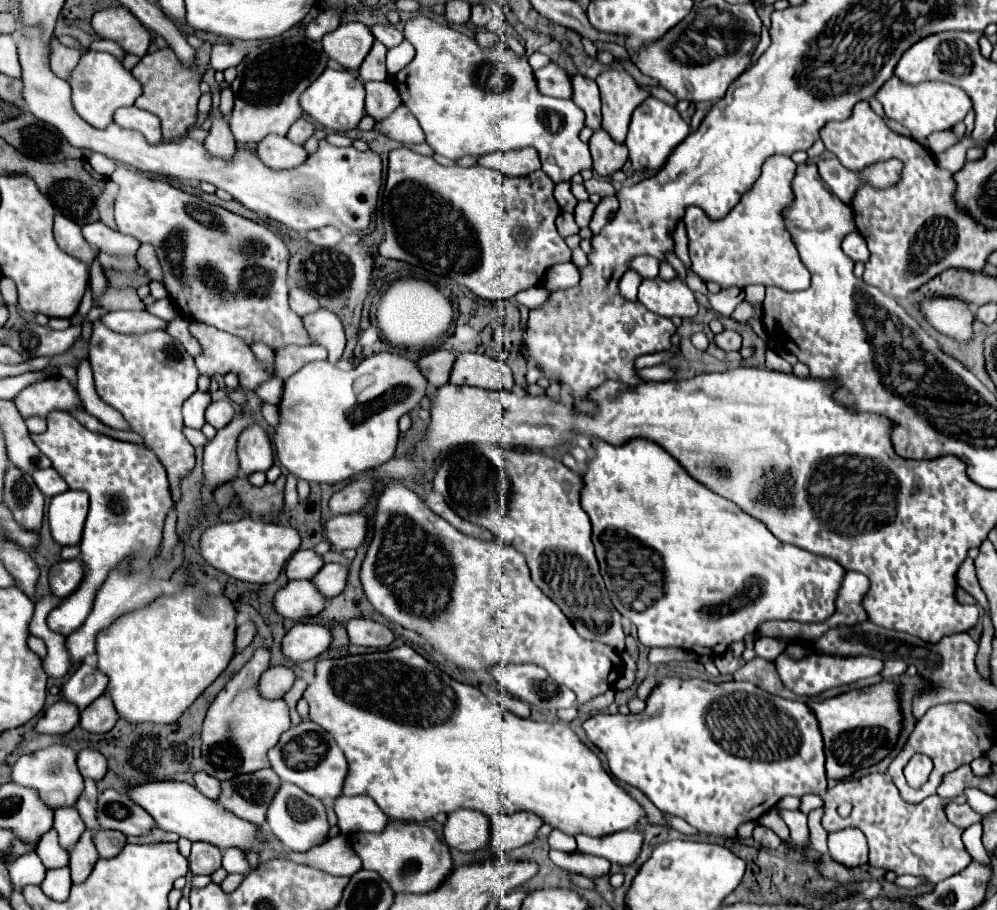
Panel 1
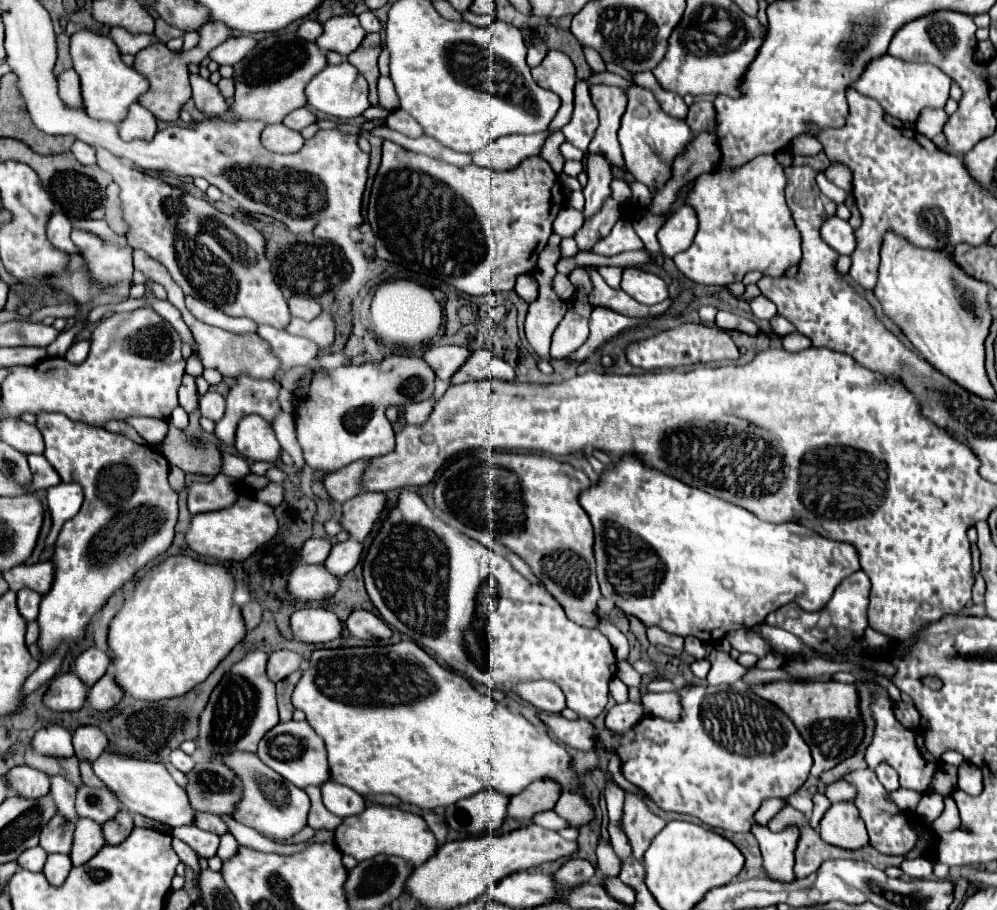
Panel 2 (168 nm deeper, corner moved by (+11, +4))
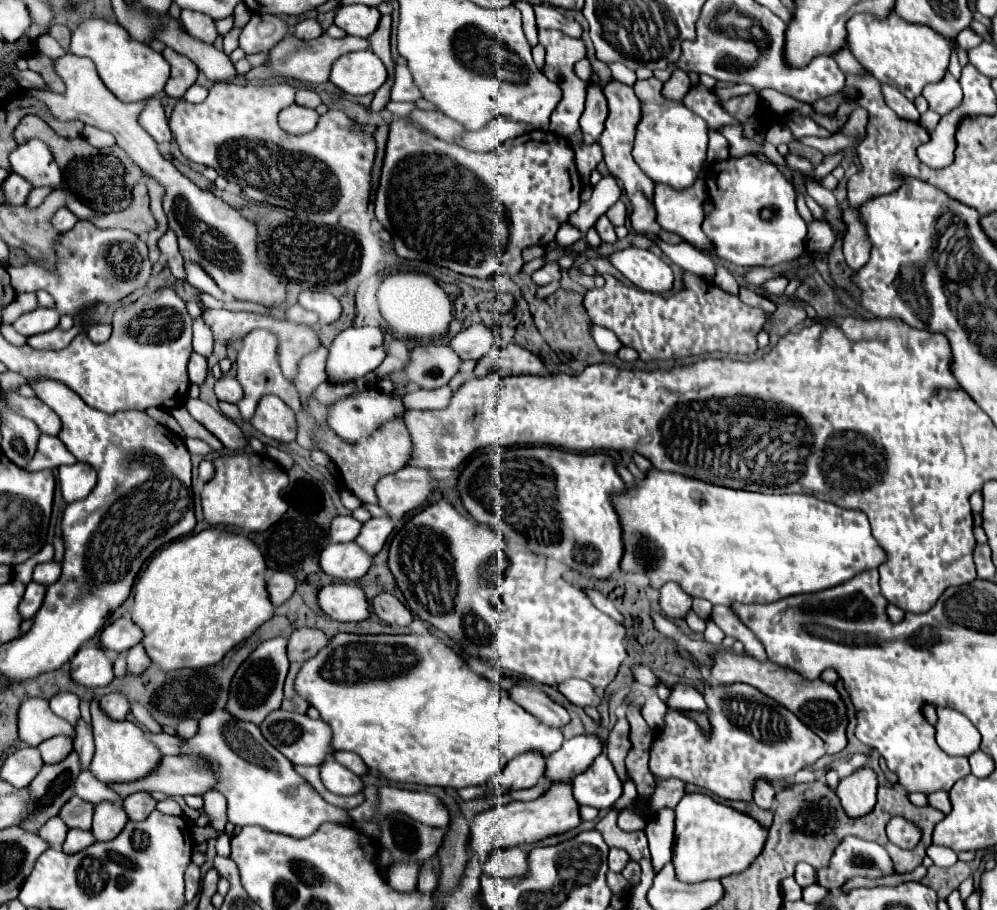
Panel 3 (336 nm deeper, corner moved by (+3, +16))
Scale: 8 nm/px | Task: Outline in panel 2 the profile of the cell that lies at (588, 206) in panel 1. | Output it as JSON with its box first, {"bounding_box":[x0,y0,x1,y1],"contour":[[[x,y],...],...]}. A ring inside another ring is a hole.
{"bounding_box":[554,204,584,238],"contour":[[[570,204],[564,206],[564,210],[558,214],[558,218],[554,220],[554,232],[560,234],[562,238],[566,236],[574,236],[574,232],[584,224],[584,214],[582,210],[572,208]]]}

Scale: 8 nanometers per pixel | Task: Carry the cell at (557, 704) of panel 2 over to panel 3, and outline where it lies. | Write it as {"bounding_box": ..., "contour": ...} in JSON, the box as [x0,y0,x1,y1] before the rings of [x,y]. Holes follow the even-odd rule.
{"bounding_box":[558,680,602,708],"contour":[[[566,680],[558,686],[558,690],[576,706],[584,708],[584,706],[600,706],[602,696],[596,694],[596,690],[592,688],[592,684],[588,684],[586,680]]]}

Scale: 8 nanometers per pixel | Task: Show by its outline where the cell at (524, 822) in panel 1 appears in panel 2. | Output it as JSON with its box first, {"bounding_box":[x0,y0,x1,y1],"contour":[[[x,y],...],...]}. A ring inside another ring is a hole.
{"bounding_box":[506,780,560,822],"contour":[[[540,780],[532,786],[528,786],[520,796],[512,796],[508,802],[508,814],[506,818],[512,818],[516,822],[530,822],[538,812],[552,810],[556,800],[560,798],[560,788],[554,782]]]}

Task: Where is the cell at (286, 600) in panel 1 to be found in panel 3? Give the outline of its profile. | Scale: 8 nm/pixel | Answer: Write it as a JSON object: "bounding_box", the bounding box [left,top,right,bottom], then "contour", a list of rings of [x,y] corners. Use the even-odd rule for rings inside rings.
{"bounding_box":[320,542,372,580],"contour":[[[356,542],[330,544],[320,554],[320,566],[326,574],[338,580],[358,580],[372,566],[372,554],[360,548]]]}

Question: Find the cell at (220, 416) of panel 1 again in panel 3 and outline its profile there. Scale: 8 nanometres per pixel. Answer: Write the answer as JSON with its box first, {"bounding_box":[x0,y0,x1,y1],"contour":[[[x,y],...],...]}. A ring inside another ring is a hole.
{"bounding_box":[214,378,244,402],"contour":[[[220,378],[214,390],[216,390],[216,396],[226,402],[238,402],[244,396],[244,390],[236,378]]]}

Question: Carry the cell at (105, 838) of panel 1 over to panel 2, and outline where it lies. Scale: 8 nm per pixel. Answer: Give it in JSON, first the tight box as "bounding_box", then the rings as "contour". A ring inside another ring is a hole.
{"bounding_box":[102,810,134,846],"contour":[[[122,810],[114,820],[108,820],[106,824],[102,824],[104,840],[110,846],[120,844],[124,838],[130,836],[132,830],[134,830],[134,826],[132,826],[132,814],[126,812],[126,810]]]}

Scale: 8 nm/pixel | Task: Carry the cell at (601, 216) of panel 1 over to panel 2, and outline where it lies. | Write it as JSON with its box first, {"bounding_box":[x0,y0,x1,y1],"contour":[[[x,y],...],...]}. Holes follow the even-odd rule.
{"bounding_box":[574,198,620,250],"contour":[[[606,198],[602,208],[592,216],[592,220],[586,220],[582,228],[574,234],[574,240],[578,242],[580,250],[588,250],[592,244],[598,240],[606,238],[614,224],[618,222],[620,212],[618,212],[618,202],[614,198]]]}

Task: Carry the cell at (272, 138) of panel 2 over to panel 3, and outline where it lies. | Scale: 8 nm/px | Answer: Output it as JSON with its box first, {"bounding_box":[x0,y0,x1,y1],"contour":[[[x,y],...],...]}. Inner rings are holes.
{"bounding_box":[278,104,318,134],"contour":[[[292,104],[280,112],[278,122],[288,134],[304,134],[316,126],[318,112],[312,108]]]}

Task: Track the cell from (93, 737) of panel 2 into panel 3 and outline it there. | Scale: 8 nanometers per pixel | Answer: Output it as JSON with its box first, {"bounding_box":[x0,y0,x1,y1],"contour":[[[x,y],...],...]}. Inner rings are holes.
{"bounding_box":[100,692,130,720],"contour":[[[110,692],[110,694],[102,696],[100,706],[104,708],[104,712],[108,712],[108,716],[112,716],[116,720],[124,720],[130,710],[130,702],[122,692]]]}

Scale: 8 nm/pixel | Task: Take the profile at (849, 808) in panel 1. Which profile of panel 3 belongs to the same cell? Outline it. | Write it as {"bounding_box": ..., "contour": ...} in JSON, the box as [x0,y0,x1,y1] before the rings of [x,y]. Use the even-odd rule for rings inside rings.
{"bounding_box":[886,816,920,848],"contour":[[[894,816],[888,822],[886,834],[888,834],[890,842],[894,842],[900,848],[914,848],[920,840],[920,830],[916,826],[912,826],[912,822],[902,820],[902,816]]]}

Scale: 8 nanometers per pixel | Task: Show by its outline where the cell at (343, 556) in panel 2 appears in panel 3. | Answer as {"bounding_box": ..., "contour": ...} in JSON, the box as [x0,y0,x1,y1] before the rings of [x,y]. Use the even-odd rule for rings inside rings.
{"bounding_box":[356,518,396,554],"contour":[[[370,518],[368,522],[364,522],[364,528],[360,532],[360,536],[356,538],[356,542],[360,546],[364,546],[364,550],[378,554],[384,544],[388,542],[388,538],[392,536],[396,524],[390,518]]]}

